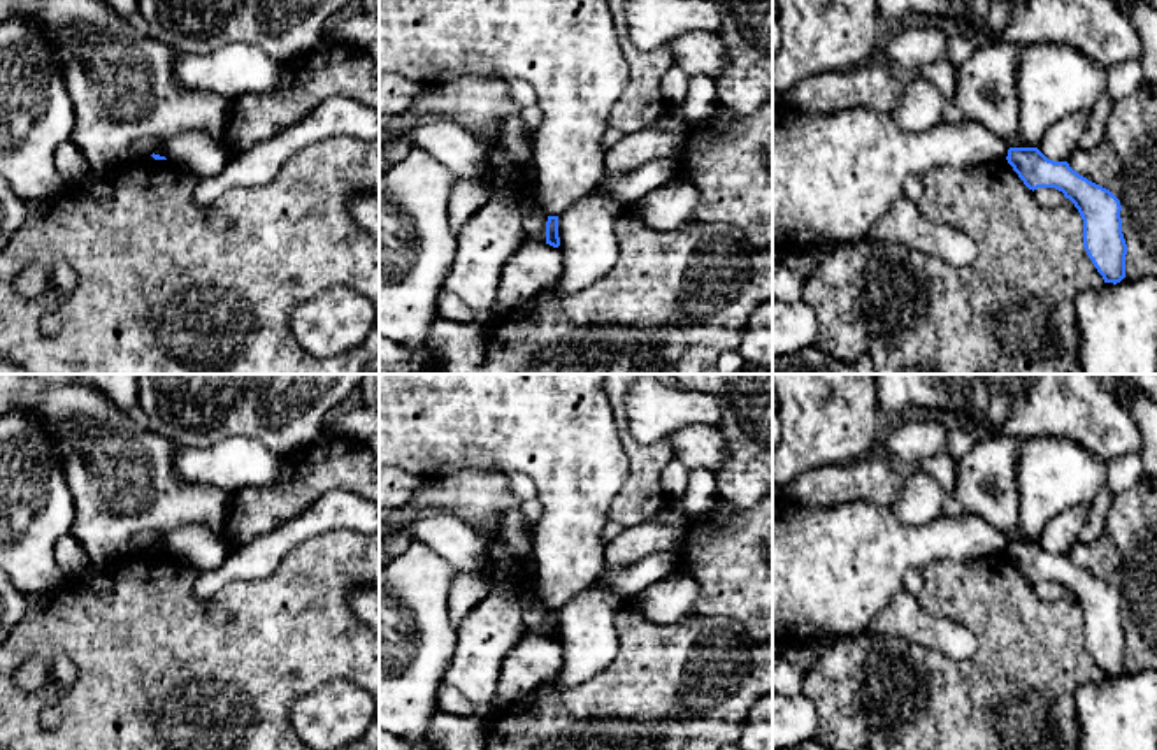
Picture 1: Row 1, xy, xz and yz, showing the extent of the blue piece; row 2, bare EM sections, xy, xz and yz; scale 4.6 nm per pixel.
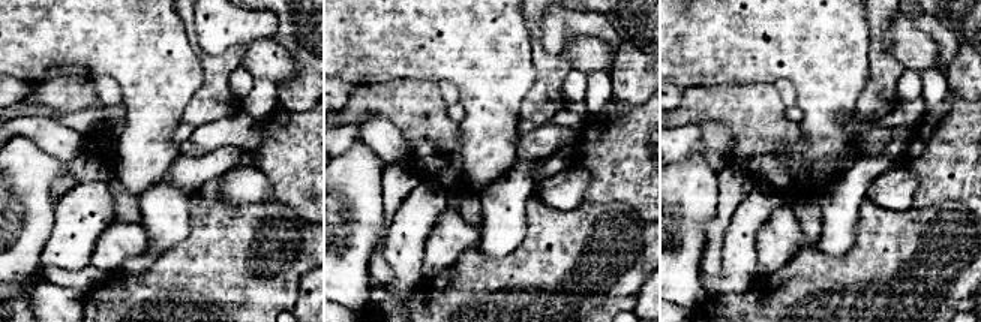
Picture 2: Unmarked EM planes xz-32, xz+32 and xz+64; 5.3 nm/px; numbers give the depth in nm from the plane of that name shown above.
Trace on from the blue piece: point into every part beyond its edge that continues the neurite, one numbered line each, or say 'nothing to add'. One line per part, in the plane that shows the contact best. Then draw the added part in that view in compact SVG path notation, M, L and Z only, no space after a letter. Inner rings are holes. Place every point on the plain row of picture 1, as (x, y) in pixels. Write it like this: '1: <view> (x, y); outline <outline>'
nothing to add

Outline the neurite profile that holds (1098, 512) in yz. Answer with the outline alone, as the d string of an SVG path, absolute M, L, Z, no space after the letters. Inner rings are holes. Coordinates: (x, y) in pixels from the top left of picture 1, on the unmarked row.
M1106 485L1097 492L1094 501L1090 502L1087 523L1083 525L1080 534L1080 543L1089 544L1101 536L1111 497L1113 492Z

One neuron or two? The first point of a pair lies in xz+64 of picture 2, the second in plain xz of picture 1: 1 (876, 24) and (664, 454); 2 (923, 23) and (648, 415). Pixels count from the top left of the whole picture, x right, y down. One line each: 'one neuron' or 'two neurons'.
1: one neuron
2: one neuron

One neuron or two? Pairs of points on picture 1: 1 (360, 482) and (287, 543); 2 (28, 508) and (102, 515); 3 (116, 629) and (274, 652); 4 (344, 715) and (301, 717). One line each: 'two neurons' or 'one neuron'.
1: two neurons
2: two neurons
3: one neuron
4: one neuron

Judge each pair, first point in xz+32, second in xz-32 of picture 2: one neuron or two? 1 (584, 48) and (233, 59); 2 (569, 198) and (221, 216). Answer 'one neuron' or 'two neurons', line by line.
1: two neurons
2: two neurons

